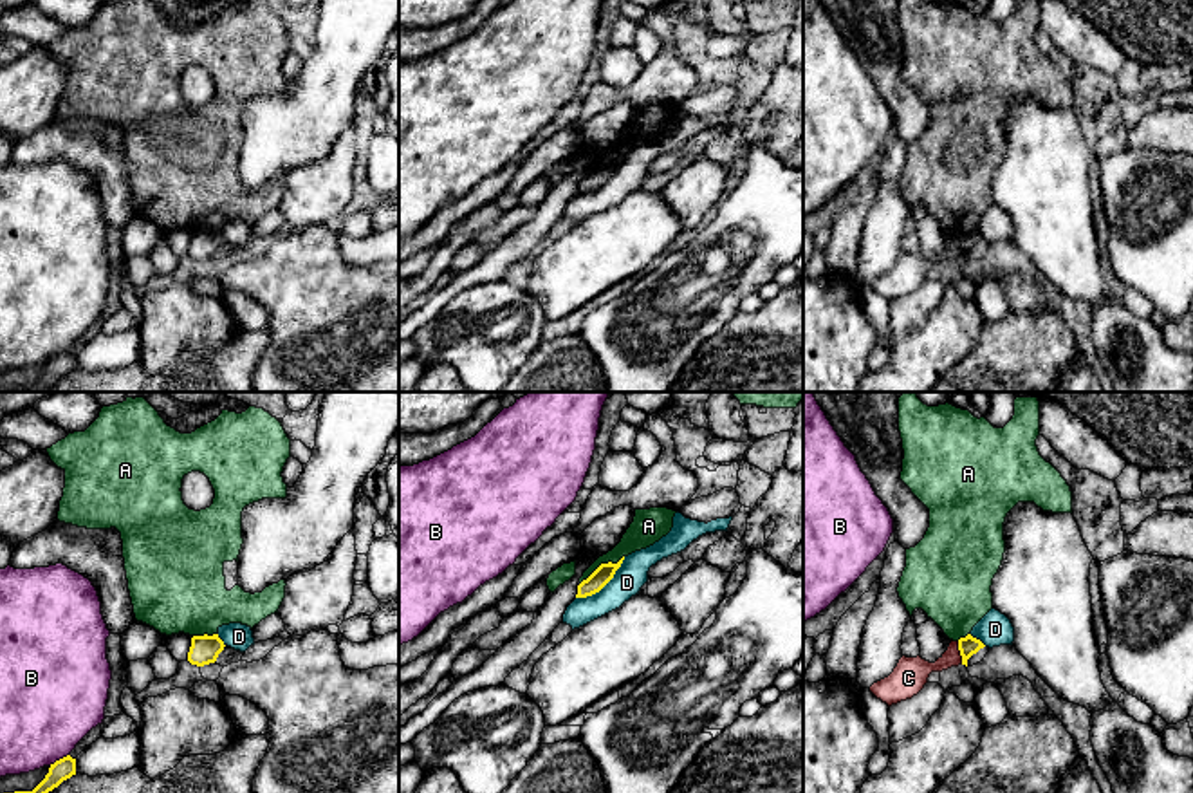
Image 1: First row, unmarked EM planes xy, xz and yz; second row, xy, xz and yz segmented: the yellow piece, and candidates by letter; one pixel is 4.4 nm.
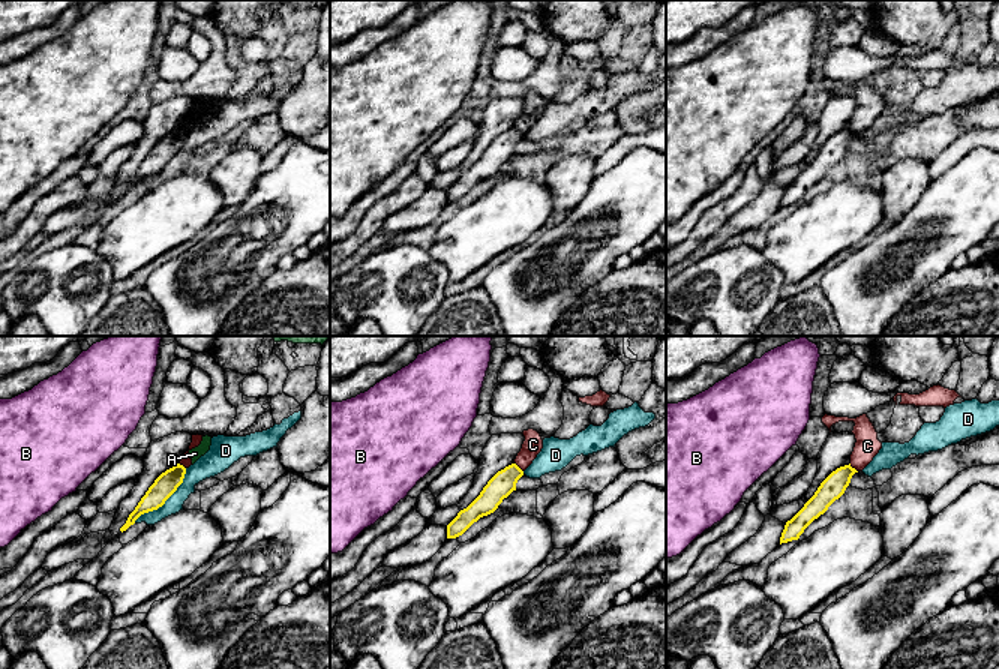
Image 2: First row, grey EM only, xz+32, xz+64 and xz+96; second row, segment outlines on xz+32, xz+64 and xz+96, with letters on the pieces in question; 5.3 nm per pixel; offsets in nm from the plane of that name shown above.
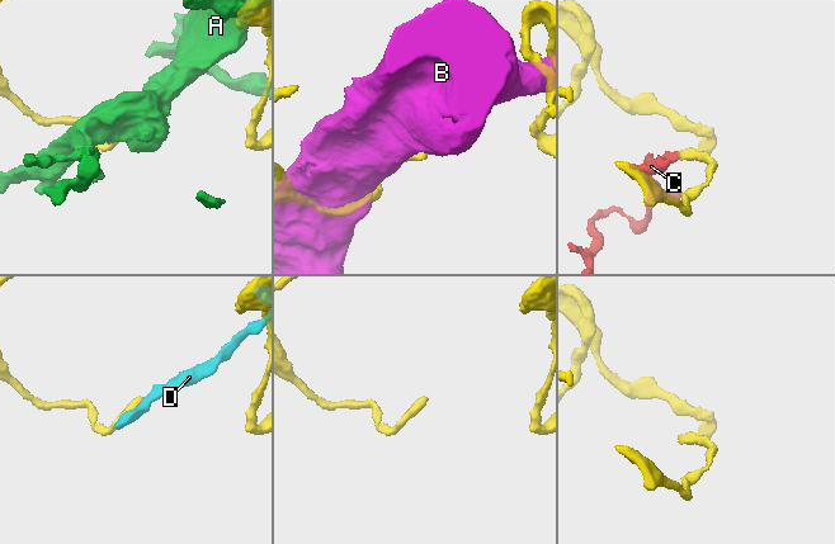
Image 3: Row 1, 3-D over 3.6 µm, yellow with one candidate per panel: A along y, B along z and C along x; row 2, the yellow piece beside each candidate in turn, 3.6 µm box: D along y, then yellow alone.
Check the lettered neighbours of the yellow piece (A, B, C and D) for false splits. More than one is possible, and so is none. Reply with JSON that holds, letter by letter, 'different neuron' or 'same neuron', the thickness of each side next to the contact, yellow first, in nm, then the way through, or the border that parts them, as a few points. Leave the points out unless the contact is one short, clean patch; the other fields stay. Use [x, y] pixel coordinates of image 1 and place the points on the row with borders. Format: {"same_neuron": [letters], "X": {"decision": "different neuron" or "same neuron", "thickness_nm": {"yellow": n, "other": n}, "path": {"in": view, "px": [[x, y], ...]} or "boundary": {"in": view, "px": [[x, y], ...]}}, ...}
{"same_neuron": [], "A": {"decision": "different neuron", "thickness_nm": {"yellow": 80, "other": 140}}, "B": {"decision": "different neuron", "thickness_nm": {"yellow": 90, "other": 420}}, "C": {"decision": "different neuron", "thickness_nm": {"yellow": 90, "other": 150}, "boundary": {"in": "yz", "px": [[957, 642], [962, 663]]}}, "D": {"decision": "different neuron", "thickness_nm": {"yellow": 80, "other": 140}}}

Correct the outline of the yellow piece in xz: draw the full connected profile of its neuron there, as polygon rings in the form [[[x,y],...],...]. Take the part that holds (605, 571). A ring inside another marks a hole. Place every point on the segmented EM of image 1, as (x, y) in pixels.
[[[624,556],[617,564],[601,564],[587,580],[578,585],[576,598],[587,598],[599,592],[614,578],[623,560]]]

